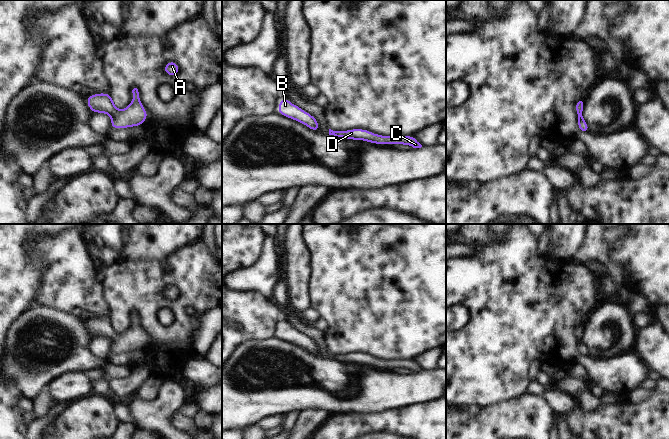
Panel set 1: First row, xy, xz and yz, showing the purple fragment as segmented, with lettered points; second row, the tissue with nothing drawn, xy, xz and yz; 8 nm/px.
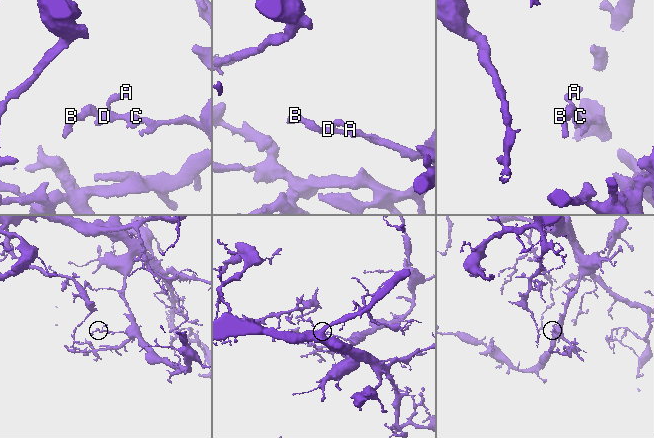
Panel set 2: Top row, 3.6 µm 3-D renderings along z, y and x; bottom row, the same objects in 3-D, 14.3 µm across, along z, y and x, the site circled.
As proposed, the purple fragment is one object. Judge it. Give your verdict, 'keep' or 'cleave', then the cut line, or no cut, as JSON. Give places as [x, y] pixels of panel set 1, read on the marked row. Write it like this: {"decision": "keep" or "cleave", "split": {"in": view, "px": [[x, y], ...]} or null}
{"decision": "keep", "split": null}

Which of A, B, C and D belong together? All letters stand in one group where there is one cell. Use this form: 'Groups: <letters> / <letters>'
Groups: A B C D.

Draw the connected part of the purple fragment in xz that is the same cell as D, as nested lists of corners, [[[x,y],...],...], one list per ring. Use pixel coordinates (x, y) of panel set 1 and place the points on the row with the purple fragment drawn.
[[[329,129],[329,135],[334,135],[336,137],[341,137],[343,139],[350,140],[362,140],[370,142],[372,144],[400,144],[400,145],[409,145],[413,148],[421,148],[422,145],[418,142],[415,136],[385,136],[372,133],[366,129],[349,129],[346,131],[333,131]]]

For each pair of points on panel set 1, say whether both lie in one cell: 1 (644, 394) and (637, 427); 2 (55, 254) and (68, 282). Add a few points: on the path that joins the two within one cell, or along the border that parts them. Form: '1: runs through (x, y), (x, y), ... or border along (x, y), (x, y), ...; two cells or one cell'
1: border along (653, 391), (645, 400), (631, 402), (626, 398); two cells
2: runs through (62, 261), (68, 267), (68, 275); one cell

